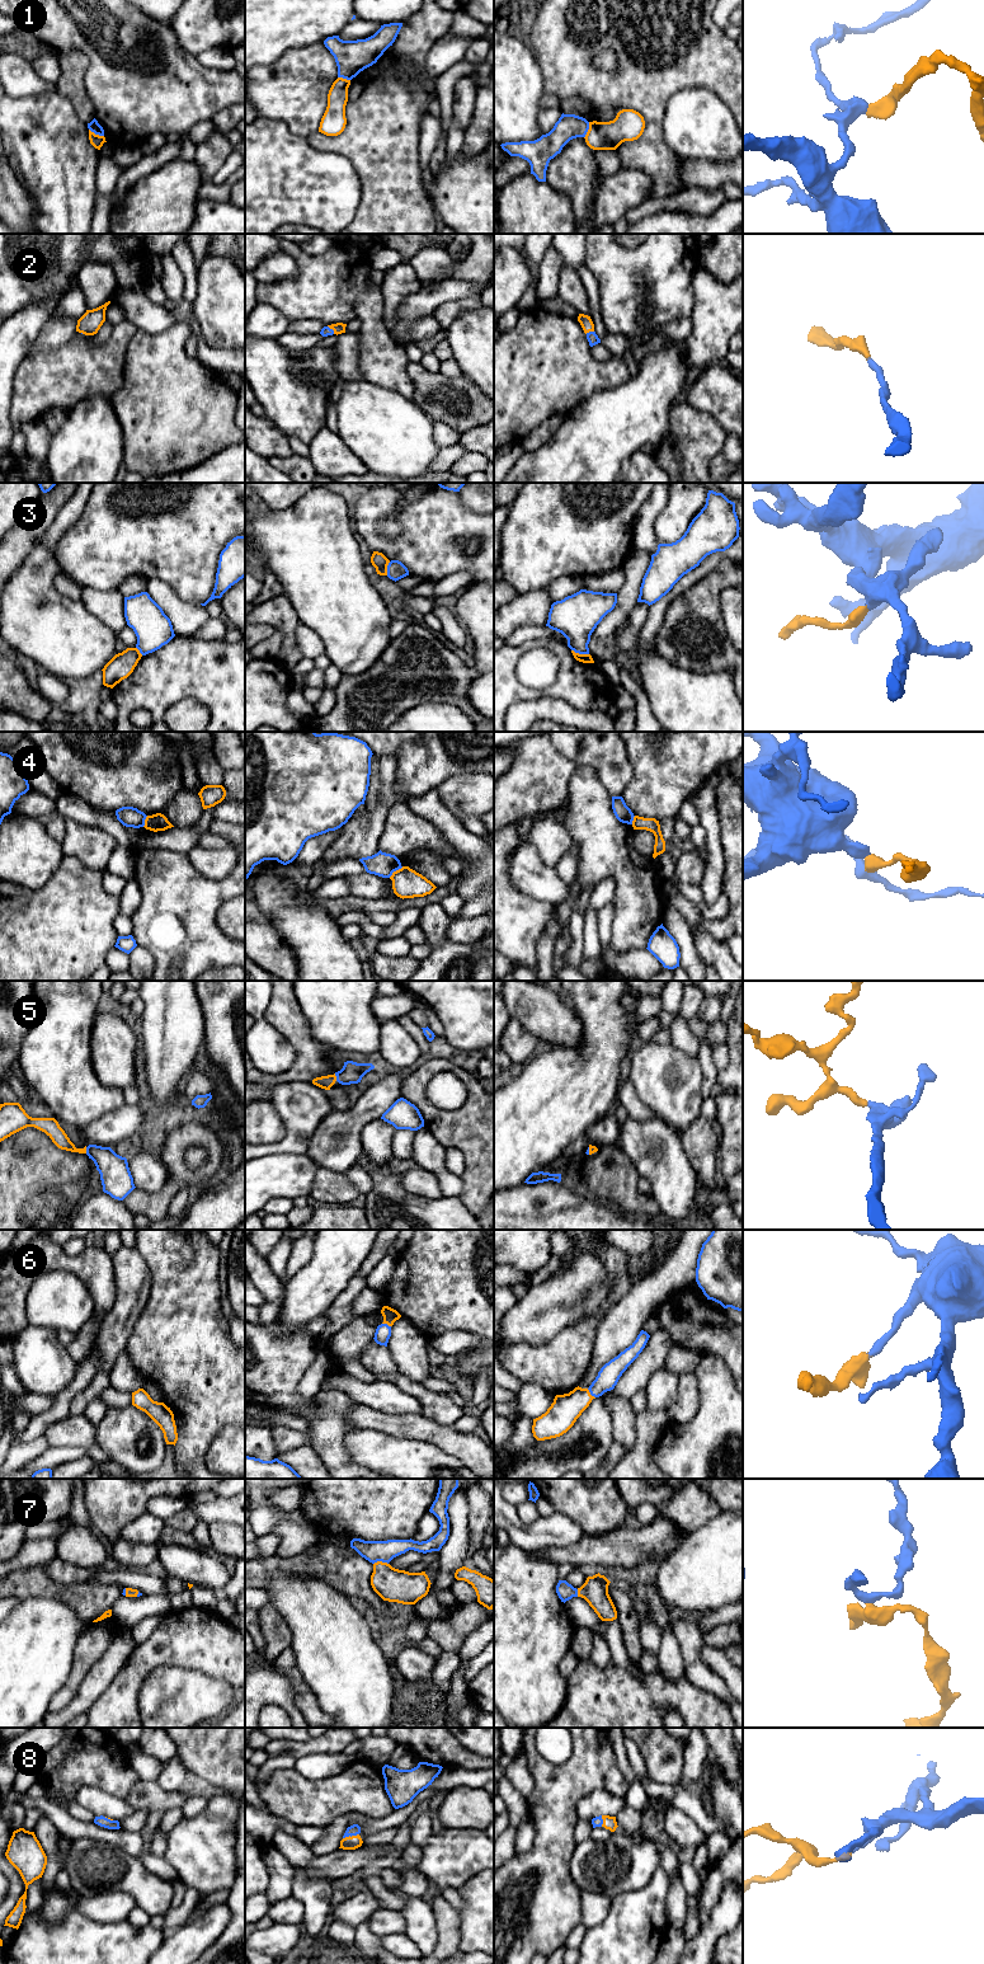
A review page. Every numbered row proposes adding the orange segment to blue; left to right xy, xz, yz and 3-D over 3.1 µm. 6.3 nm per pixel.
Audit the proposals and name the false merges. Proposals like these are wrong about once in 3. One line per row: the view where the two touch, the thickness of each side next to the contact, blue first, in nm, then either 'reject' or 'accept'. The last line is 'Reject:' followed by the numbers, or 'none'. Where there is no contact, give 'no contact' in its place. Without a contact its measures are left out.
1: contact in yz; calibres 160 and 190 nm; reject
2: contact in xz; calibres 60 and 70 nm; accept
3: contact in yz; calibres 280 and 60 nm; reject
4: contact in xz; calibres 150 and 190 nm; reject
5: contact in xz; calibres 140 and 80 nm; accept
6: contact in yz; calibres 140 and 190 nm; accept
7: contact in xz; calibres 140 and 220 nm; accept
8: contact in xz; calibres 70 and 90 nm; accept
Reject: 1, 3, 4

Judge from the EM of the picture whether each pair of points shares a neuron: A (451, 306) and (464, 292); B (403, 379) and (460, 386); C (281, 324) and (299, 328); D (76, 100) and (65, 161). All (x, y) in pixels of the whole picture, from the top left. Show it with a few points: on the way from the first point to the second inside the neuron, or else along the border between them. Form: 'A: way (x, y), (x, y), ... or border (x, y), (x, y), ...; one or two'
A: border (478, 297), (445, 301), (432, 314); two
B: border (409, 361), (406, 372), (414, 385), (413, 399); two
C: border (291, 322), (287, 332); two
D: border (57, 88), (70, 102), (74, 112), (86, 125); two

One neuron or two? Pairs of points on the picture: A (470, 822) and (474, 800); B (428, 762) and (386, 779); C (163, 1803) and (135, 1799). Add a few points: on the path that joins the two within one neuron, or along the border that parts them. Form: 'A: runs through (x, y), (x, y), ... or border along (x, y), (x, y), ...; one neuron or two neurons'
A: border along (479, 816), (465, 816), (460, 820); two neurons
B: border along (395, 756), (396, 776), (394, 793), (399, 799); two neurons
C: runs through (156, 1799), (141, 1799); one neuron

